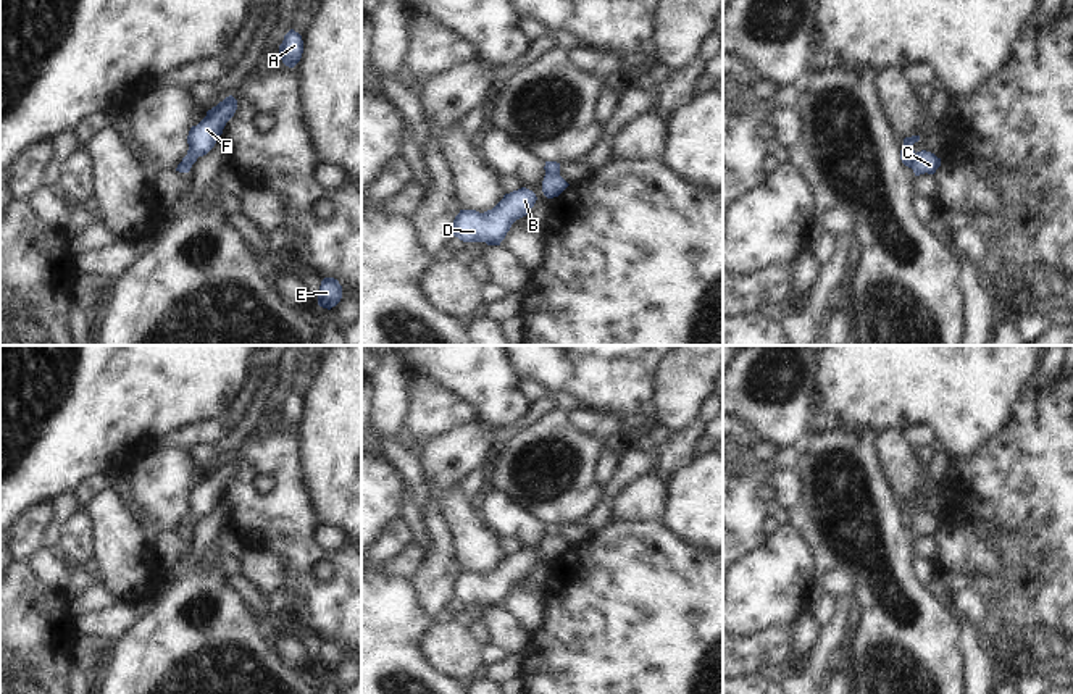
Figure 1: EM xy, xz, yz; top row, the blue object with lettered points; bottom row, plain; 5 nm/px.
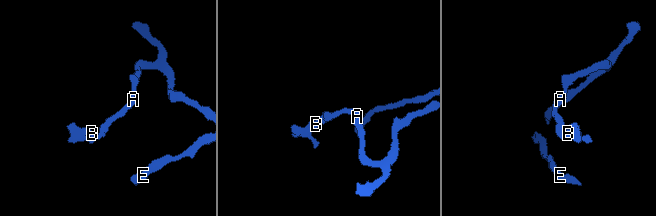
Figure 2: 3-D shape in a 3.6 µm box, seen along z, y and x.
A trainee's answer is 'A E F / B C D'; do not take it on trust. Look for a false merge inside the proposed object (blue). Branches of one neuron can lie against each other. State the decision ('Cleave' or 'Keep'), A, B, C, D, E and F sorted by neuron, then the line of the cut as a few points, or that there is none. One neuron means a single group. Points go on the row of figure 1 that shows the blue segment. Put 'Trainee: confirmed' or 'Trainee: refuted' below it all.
Cleave. Groups: A E F / B C D. Split along xz (546, 173), (559, 175)
Trainee: confirmed

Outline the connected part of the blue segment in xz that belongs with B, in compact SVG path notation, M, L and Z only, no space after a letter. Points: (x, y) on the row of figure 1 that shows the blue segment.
M521 187L510 194L484 213L476 210L460 210L453 219L453 236L463 242L486 242L500 245L511 224L526 216L537 197L532 190Z

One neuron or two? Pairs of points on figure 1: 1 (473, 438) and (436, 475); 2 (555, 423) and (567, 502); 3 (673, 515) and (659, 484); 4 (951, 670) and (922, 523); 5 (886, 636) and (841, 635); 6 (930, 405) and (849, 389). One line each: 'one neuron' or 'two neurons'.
1: one neuron
2: one neuron
3: two neurons
4: one neuron
5: two neurons
6: one neuron

